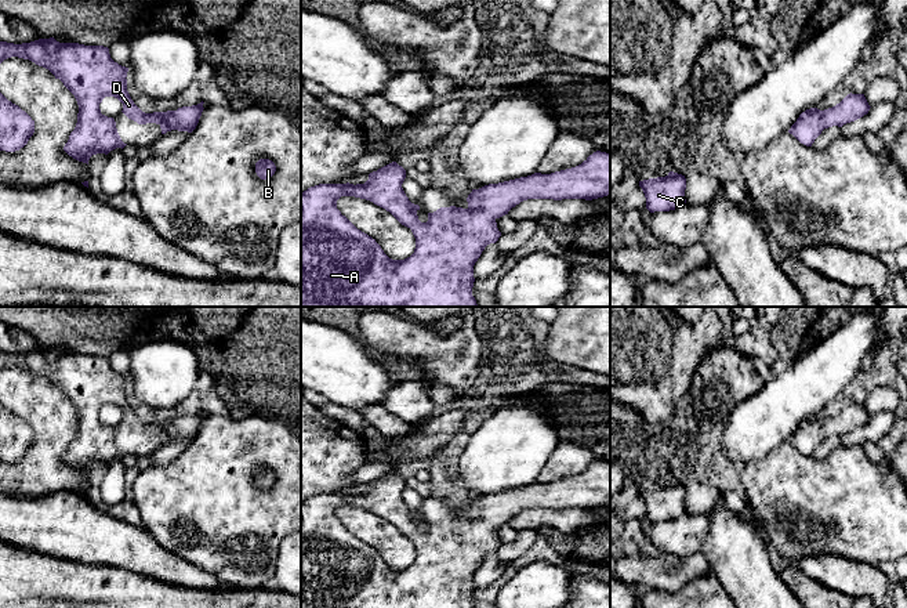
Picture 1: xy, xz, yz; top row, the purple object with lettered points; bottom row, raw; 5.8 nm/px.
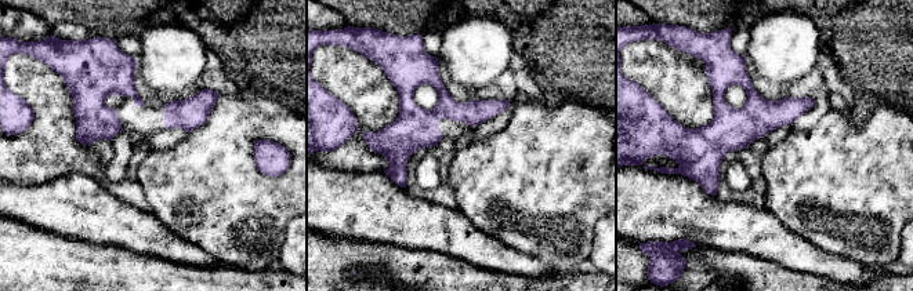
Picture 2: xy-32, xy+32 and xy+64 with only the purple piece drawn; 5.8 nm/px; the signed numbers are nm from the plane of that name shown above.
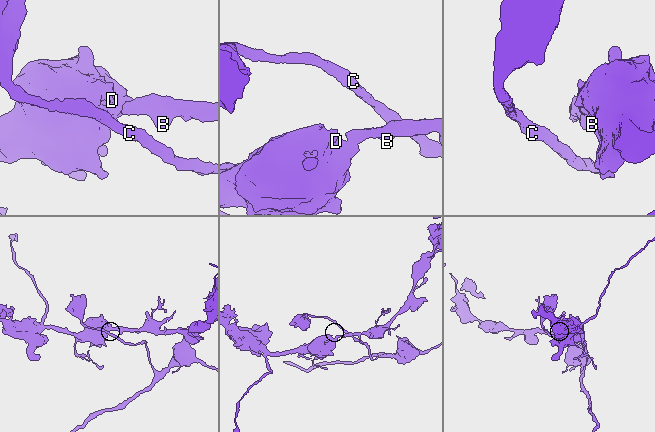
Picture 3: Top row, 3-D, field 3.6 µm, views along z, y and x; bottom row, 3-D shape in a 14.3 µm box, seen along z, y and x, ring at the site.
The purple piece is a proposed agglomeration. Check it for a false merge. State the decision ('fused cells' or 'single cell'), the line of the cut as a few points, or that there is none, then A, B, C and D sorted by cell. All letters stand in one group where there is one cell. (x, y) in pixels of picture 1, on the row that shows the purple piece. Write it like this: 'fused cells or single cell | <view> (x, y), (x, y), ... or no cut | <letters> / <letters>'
single cell | no cut | A B C D

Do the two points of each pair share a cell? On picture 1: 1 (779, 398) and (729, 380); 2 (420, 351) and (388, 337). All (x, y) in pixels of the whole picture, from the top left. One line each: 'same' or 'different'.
1: different
2: same

